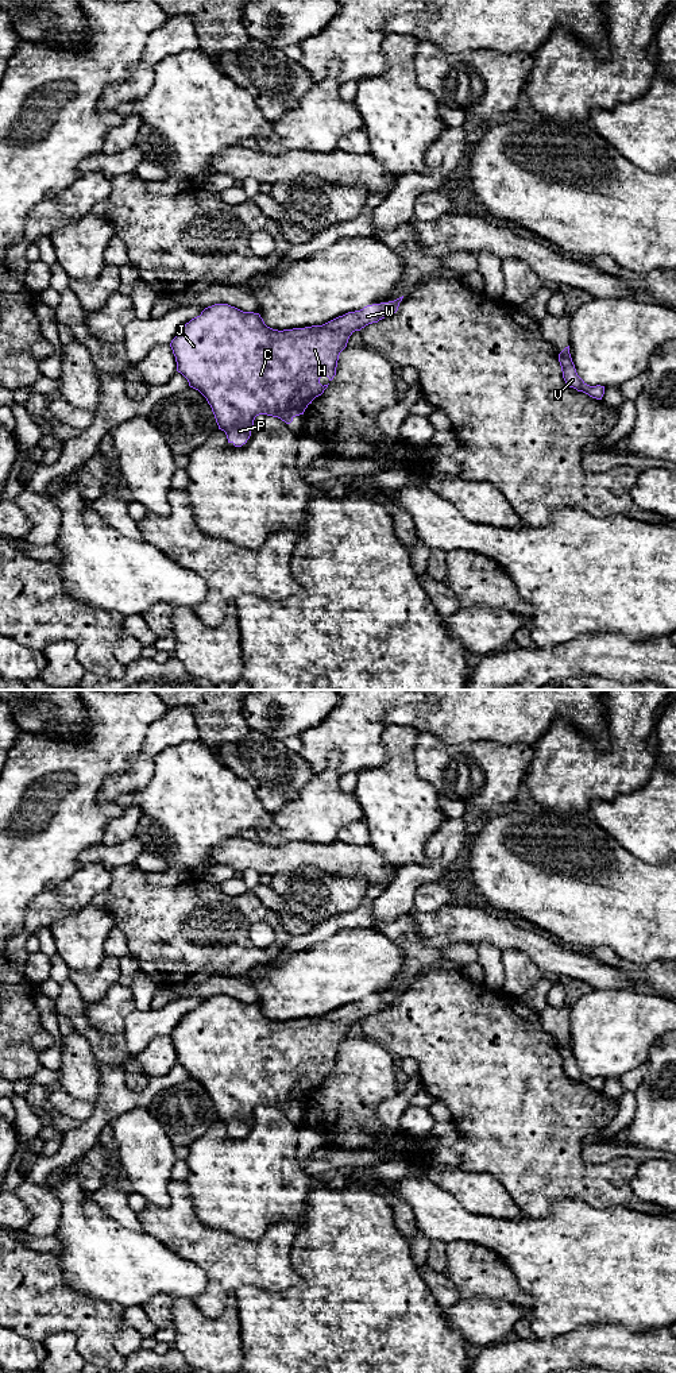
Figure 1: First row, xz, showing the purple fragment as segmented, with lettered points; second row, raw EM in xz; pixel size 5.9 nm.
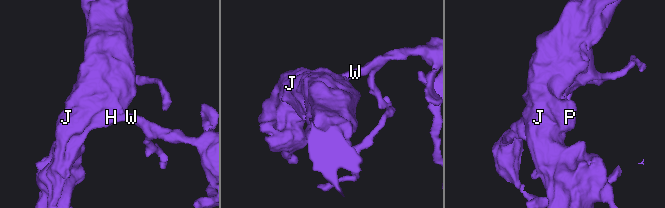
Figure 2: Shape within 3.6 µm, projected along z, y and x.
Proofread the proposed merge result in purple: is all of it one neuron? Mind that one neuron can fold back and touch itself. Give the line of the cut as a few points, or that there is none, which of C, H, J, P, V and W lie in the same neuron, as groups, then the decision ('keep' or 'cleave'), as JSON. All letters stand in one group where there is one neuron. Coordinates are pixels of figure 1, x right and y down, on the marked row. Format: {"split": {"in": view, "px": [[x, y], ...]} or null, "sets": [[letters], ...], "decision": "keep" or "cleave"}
{"split": null, "sets": [["C", "H", "J", "P", "V", "W"]], "decision": "keep"}

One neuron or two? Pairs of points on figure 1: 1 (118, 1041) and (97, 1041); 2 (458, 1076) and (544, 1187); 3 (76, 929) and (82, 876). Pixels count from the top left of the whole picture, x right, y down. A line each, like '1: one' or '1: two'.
1: one
2: one
3: two

